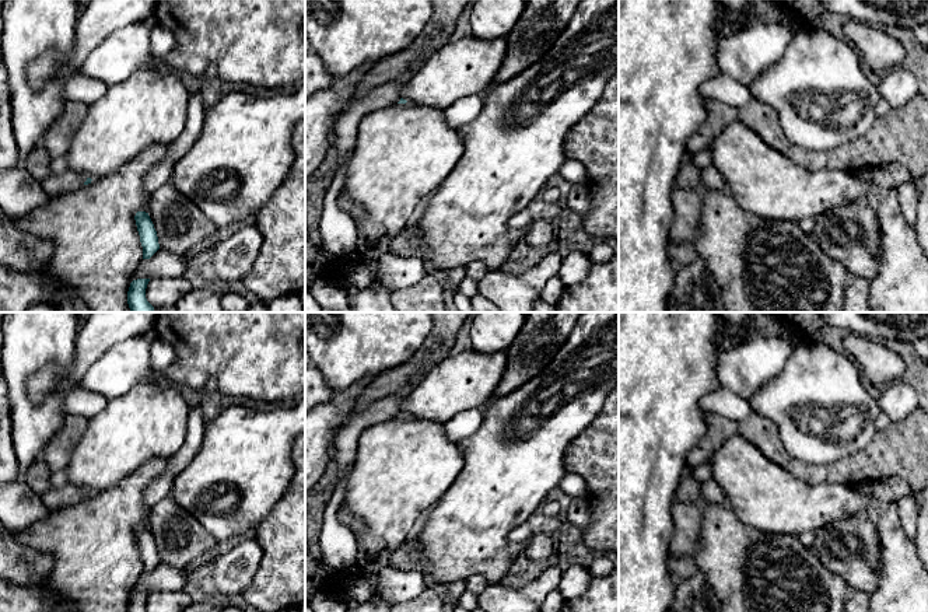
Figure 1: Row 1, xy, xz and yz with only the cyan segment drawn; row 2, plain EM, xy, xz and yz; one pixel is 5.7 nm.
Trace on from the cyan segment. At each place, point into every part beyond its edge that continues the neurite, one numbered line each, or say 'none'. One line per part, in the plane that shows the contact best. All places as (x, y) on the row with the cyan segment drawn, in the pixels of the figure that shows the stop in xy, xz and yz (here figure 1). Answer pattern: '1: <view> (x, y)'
none

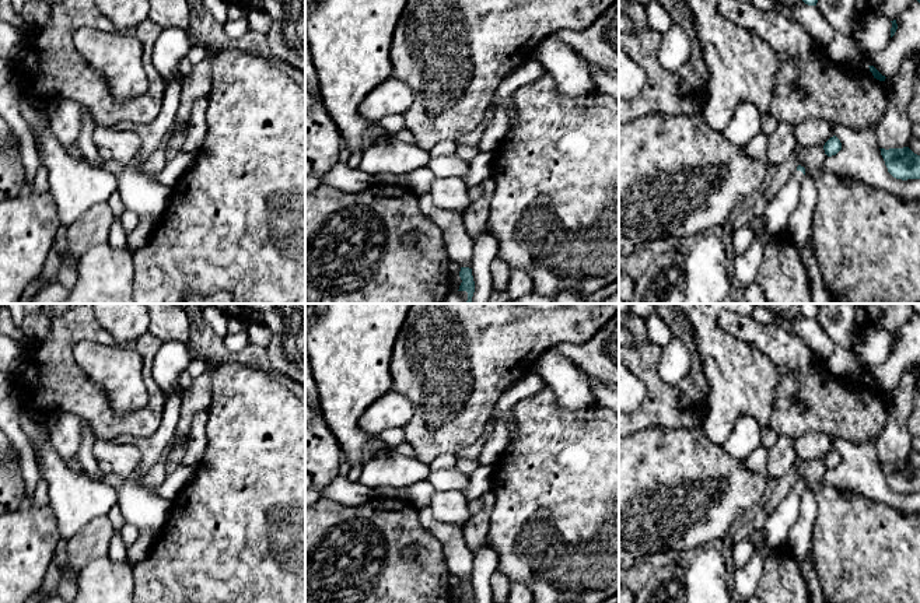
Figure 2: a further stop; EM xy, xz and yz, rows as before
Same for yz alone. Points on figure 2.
1: yz (784, 202)

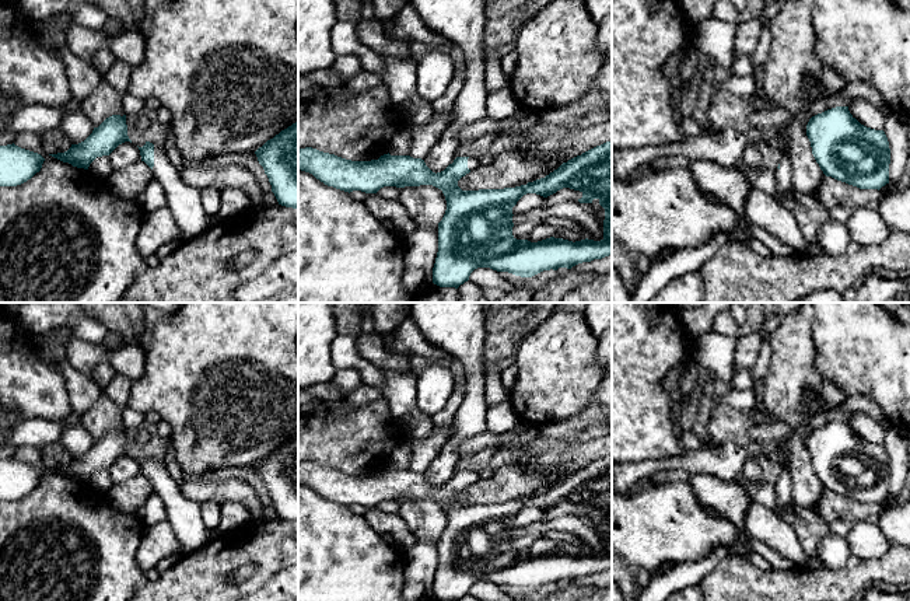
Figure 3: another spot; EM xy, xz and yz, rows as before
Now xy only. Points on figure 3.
1: xy (184, 201)

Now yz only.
1: yz (784, 175)

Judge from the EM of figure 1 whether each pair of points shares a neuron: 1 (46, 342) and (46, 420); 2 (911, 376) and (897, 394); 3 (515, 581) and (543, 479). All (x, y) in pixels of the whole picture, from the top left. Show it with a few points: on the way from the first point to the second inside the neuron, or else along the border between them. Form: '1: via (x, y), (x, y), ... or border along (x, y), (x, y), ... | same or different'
1: via (25, 363), (18, 370), (18, 398), (25, 405) | same
2: border along (900, 380), (913, 388) | different
3: border along (508, 570), (498, 581) | different

